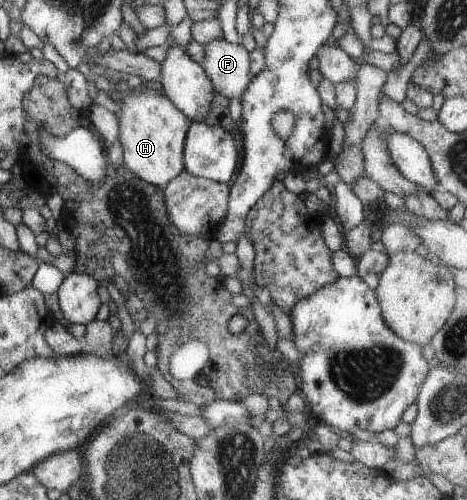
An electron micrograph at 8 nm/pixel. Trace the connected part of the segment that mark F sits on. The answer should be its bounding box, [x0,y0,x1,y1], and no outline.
[199,39,254,98]

